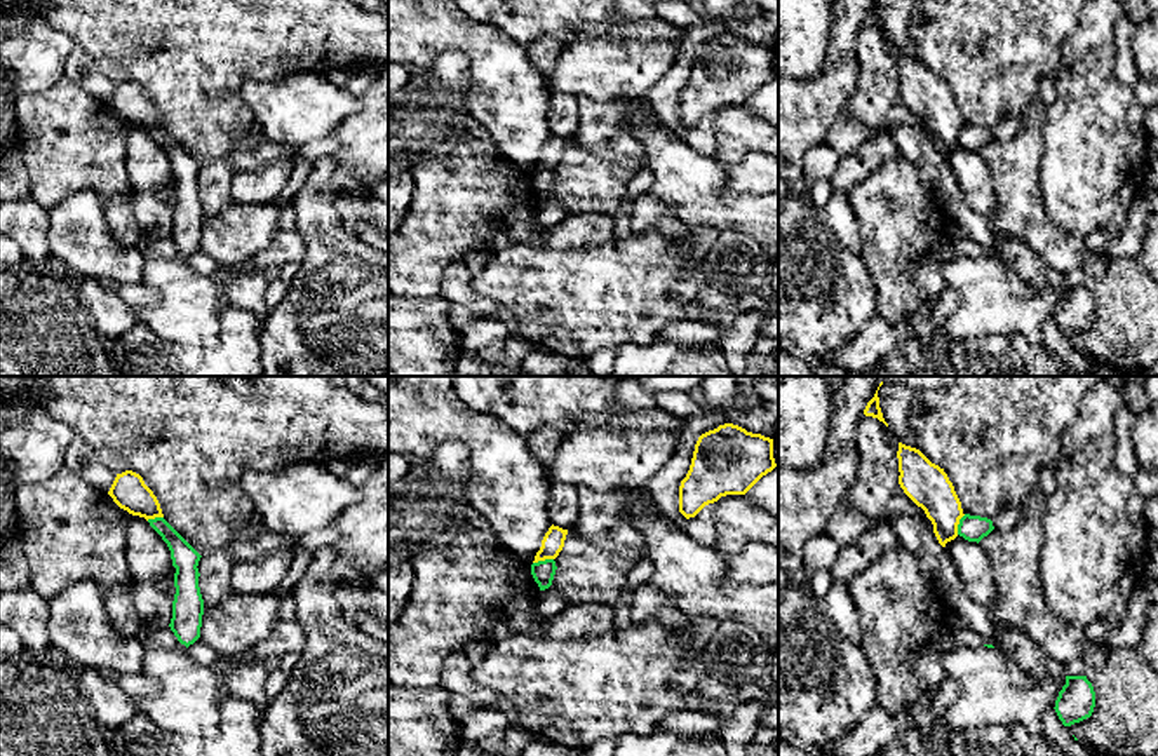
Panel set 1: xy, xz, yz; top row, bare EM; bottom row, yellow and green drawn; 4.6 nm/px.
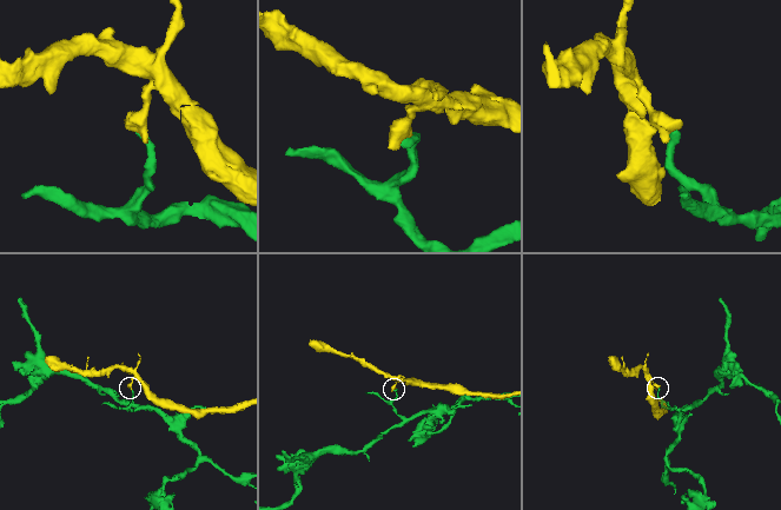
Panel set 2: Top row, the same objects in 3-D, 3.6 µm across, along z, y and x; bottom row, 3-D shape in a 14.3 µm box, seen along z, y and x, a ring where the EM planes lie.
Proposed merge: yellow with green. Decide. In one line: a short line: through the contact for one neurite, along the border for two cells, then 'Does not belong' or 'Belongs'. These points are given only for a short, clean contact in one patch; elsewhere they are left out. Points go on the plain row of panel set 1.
Line: xz (552, 168), (533, 173). Does not belong

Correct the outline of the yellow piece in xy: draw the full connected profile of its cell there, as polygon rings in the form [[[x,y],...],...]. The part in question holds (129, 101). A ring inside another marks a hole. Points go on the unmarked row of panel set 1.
[[[132,80],[117,84],[108,105],[132,125],[148,129],[164,127],[160,113],[143,87]]]

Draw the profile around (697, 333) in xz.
[[[681,321],[665,326],[656,340],[670,340],[679,345],[716,345],[726,333],[726,327],[707,326],[698,321]]]

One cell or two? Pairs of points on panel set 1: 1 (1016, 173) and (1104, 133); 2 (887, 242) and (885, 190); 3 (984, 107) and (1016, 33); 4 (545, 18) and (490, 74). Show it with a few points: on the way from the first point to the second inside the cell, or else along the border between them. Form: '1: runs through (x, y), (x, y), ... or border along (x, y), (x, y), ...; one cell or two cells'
1: border along (1043, 122), (1042, 202); two cells
2: runs through (887, 230), (887, 202); one cell
3: runs through (986, 89), (991, 58), (998, 51); one cell
4: border along (484, 23), (495, 25), (525, 46); two cells

